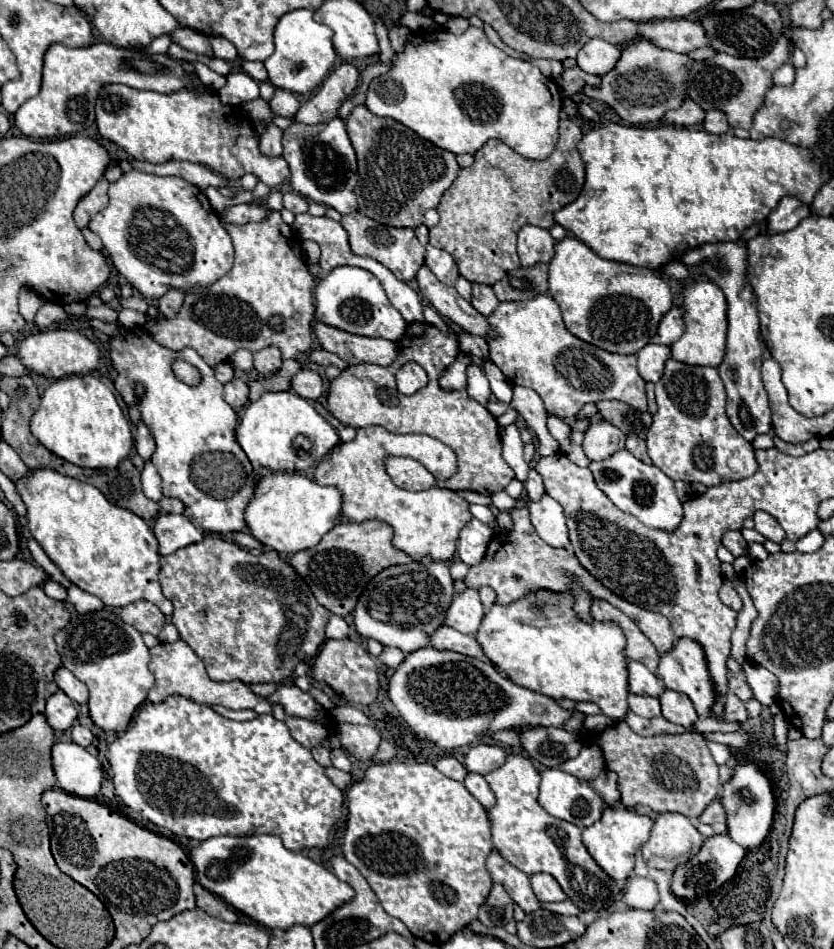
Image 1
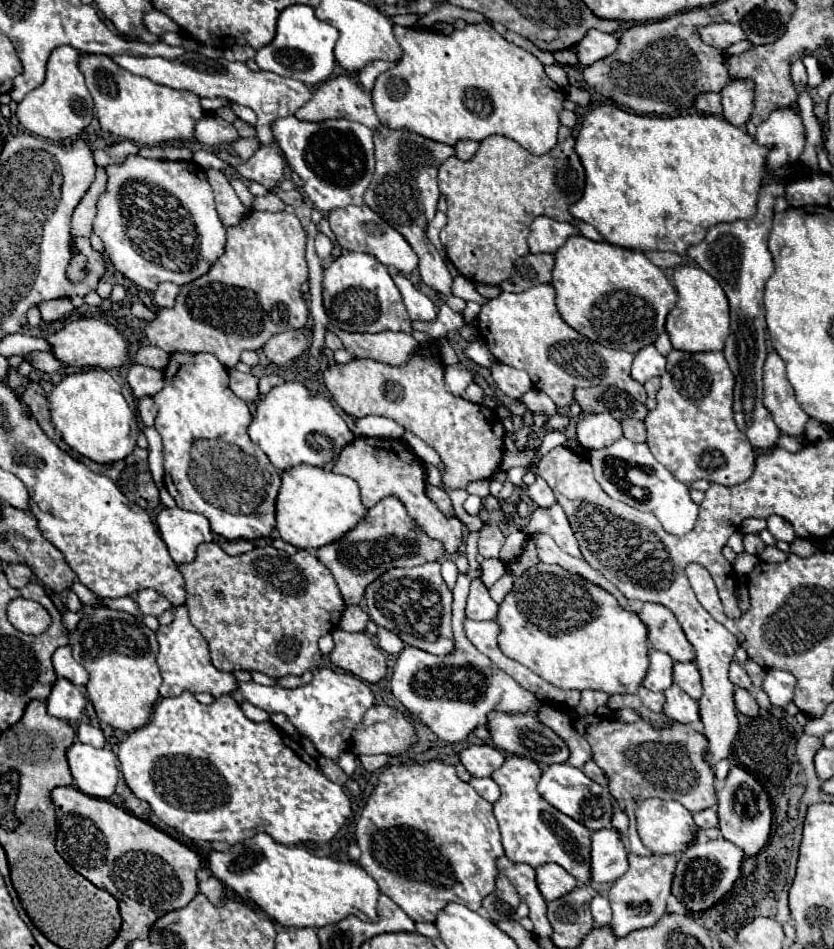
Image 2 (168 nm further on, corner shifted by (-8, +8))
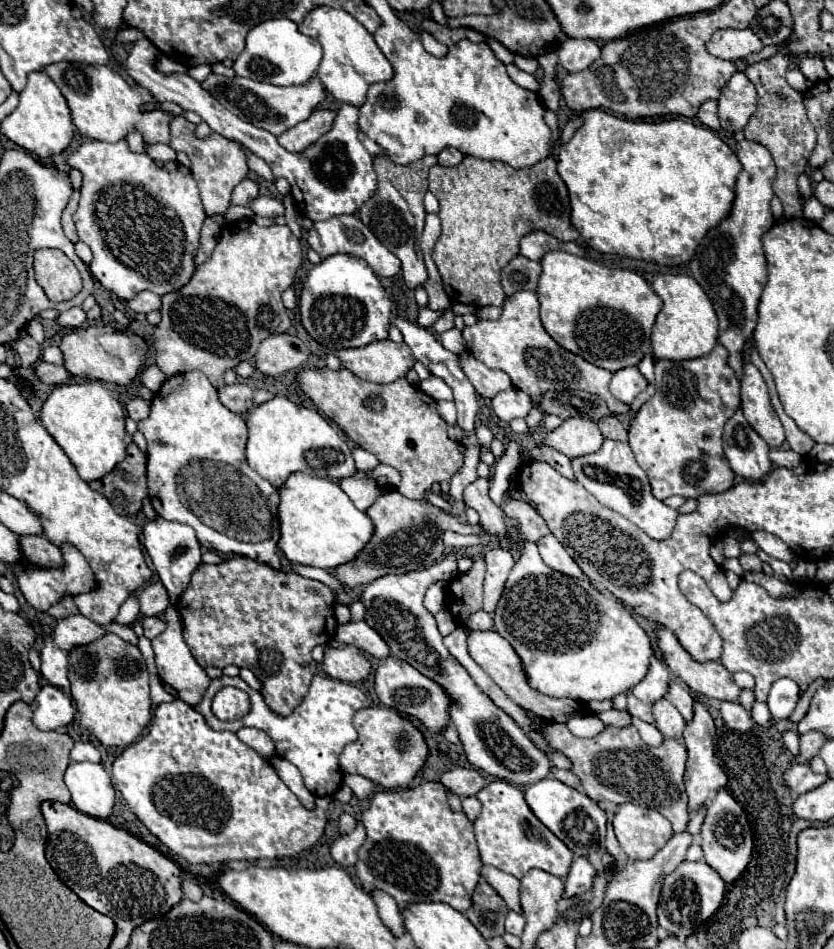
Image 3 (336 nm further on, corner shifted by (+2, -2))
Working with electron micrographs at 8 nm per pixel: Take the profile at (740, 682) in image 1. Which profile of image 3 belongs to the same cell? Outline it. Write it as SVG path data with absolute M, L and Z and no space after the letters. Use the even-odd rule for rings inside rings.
M661 627L657 633L657 647L663 655L663 661L671 669L671 673L683 679L695 693L723 699L723 701L737 701L741 689L735 685L733 675L721 663L697 663L691 655L679 645L677 637Z

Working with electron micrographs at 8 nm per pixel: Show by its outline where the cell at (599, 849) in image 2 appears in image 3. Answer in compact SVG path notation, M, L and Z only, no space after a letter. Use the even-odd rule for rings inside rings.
M575 857L575 863L571 865L571 871L565 879L565 895L573 897L573 895L581 895L585 891L589 891L593 887L593 879L597 875L597 869L591 865L589 857Z

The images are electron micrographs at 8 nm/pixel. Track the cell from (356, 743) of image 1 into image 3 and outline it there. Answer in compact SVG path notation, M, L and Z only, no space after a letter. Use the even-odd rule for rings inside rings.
M367 707L355 713L353 727L357 729L359 739L355 743L349 743L339 757L343 773L359 773L363 777L369 777L383 789L407 787L427 757L423 735L411 725L411 721L389 707Z

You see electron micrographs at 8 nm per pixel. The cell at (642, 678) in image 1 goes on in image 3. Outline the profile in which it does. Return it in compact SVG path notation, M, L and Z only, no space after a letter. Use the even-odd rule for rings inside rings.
M653 657L649 665L649 673L643 677L641 683L637 683L631 689L631 693L643 703L655 703L667 693L667 687L669 687L669 669L665 663Z

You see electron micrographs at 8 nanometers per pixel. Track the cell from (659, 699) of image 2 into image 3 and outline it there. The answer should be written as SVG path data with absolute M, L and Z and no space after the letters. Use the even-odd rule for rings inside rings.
M627 693L627 701L629 701L629 713L633 715L633 717L639 717L639 719L643 719L643 721L647 721L647 723L653 723L653 715L651 715L651 705L649 703L643 703L643 701L639 701L635 695L631 695L631 693Z

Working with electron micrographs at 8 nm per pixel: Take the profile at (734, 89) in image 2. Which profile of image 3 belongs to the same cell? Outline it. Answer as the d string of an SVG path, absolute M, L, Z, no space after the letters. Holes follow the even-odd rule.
M737 71L729 83L721 89L719 97L719 121L725 131L743 131L749 117L755 113L757 93L753 83L745 77L745 73Z

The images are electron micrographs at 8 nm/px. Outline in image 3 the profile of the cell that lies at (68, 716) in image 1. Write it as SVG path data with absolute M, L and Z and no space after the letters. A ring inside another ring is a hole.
M53 685L41 687L33 703L33 723L37 729L53 731L69 725L75 719L75 707L61 689Z

